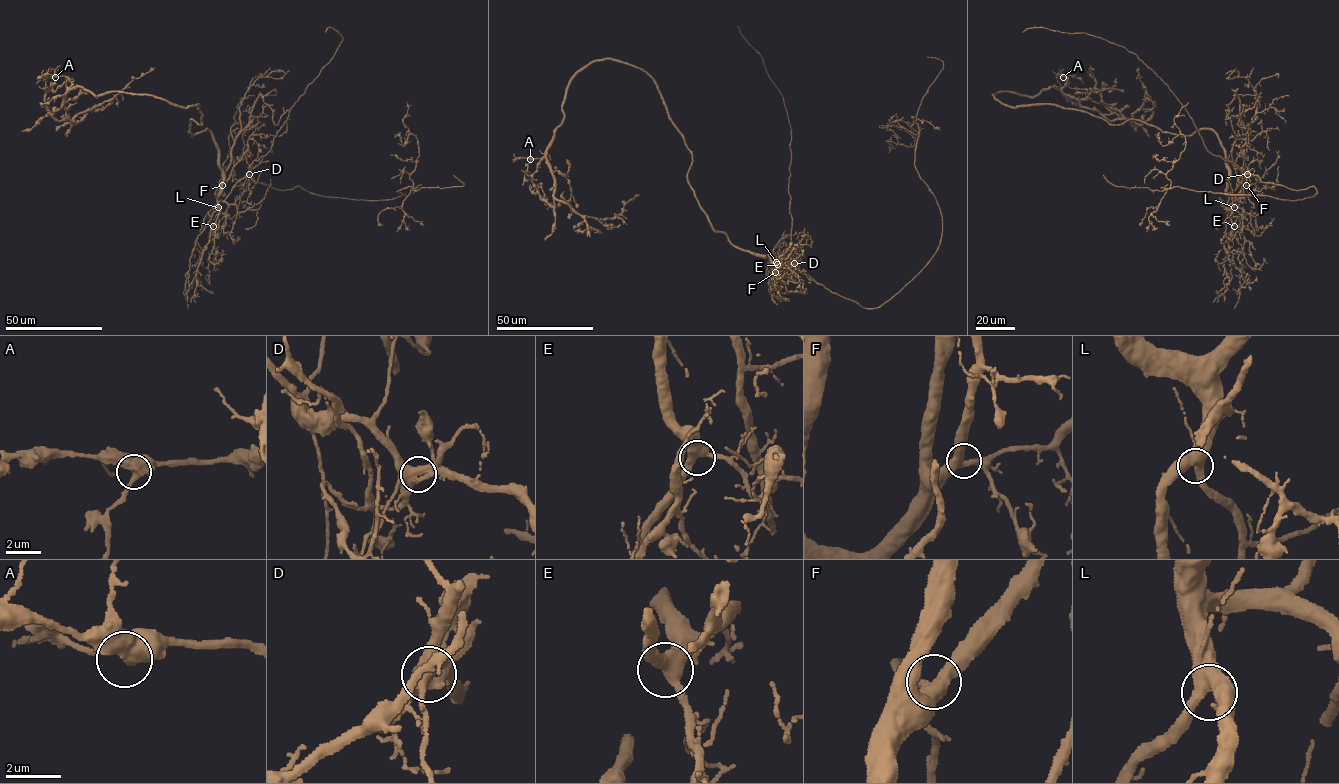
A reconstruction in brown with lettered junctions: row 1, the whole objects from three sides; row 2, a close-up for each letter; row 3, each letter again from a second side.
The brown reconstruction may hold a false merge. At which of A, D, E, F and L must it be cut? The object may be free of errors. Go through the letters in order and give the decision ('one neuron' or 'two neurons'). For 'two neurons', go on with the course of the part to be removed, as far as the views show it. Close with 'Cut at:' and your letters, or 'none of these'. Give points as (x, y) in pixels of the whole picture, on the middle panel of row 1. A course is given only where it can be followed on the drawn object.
A: one neuron
D: two neurons; course (794, 263), (876, 308), (936, 251), (942, 219), (914, 164), (919, 134), (906, 146), (880, 126)
E: one neuron
F: one neuron
L: one neuron
Cut at: D

